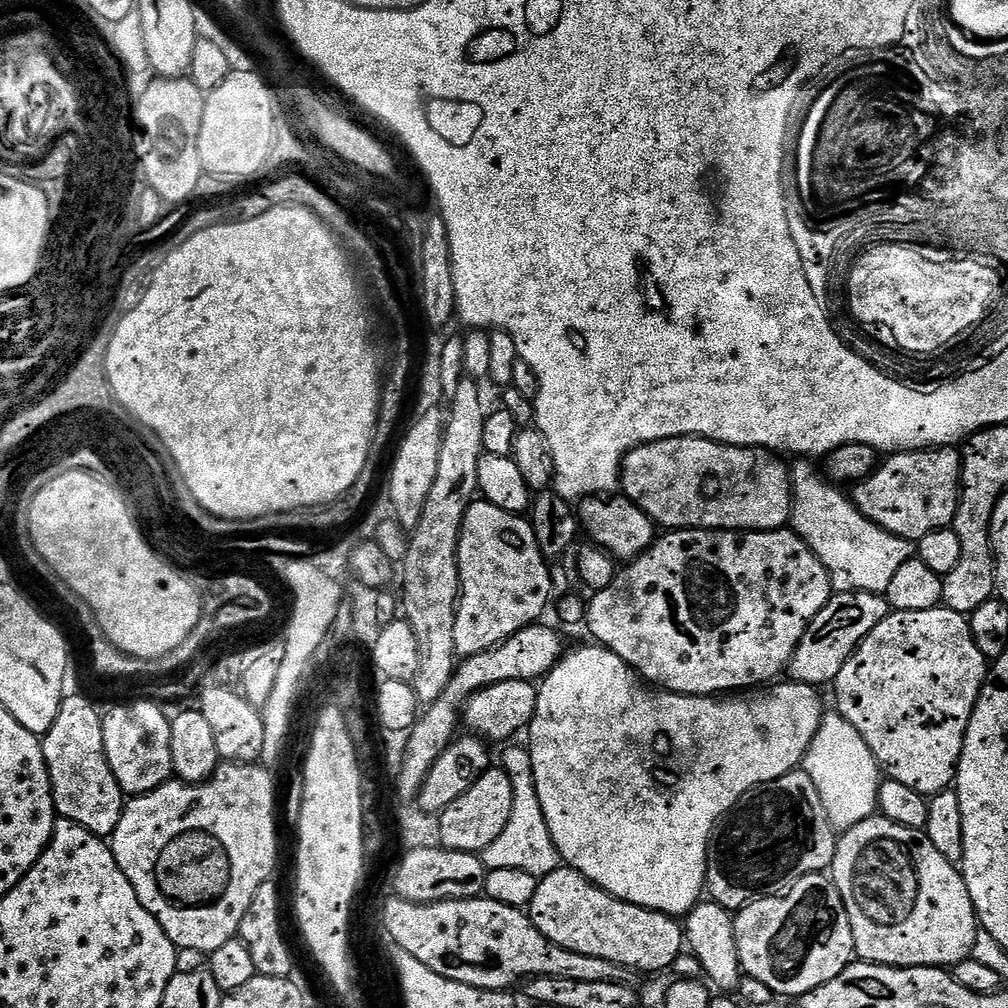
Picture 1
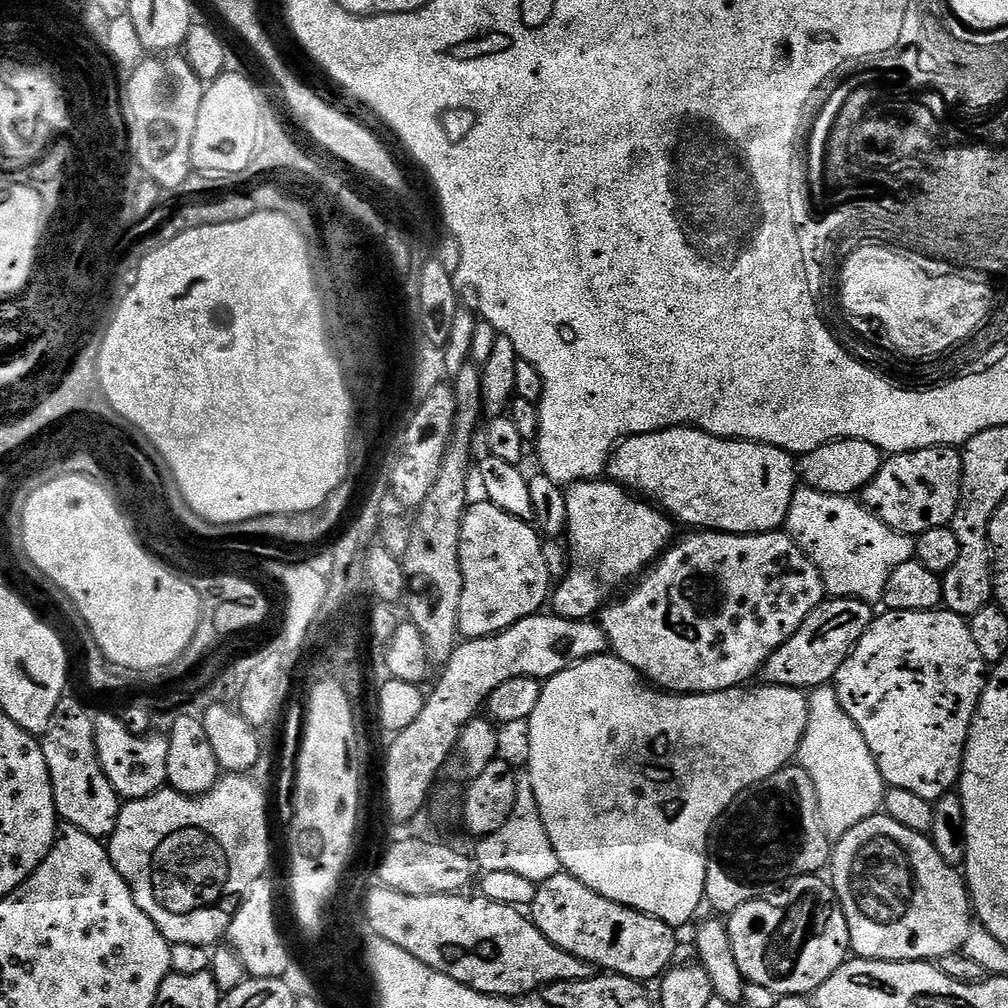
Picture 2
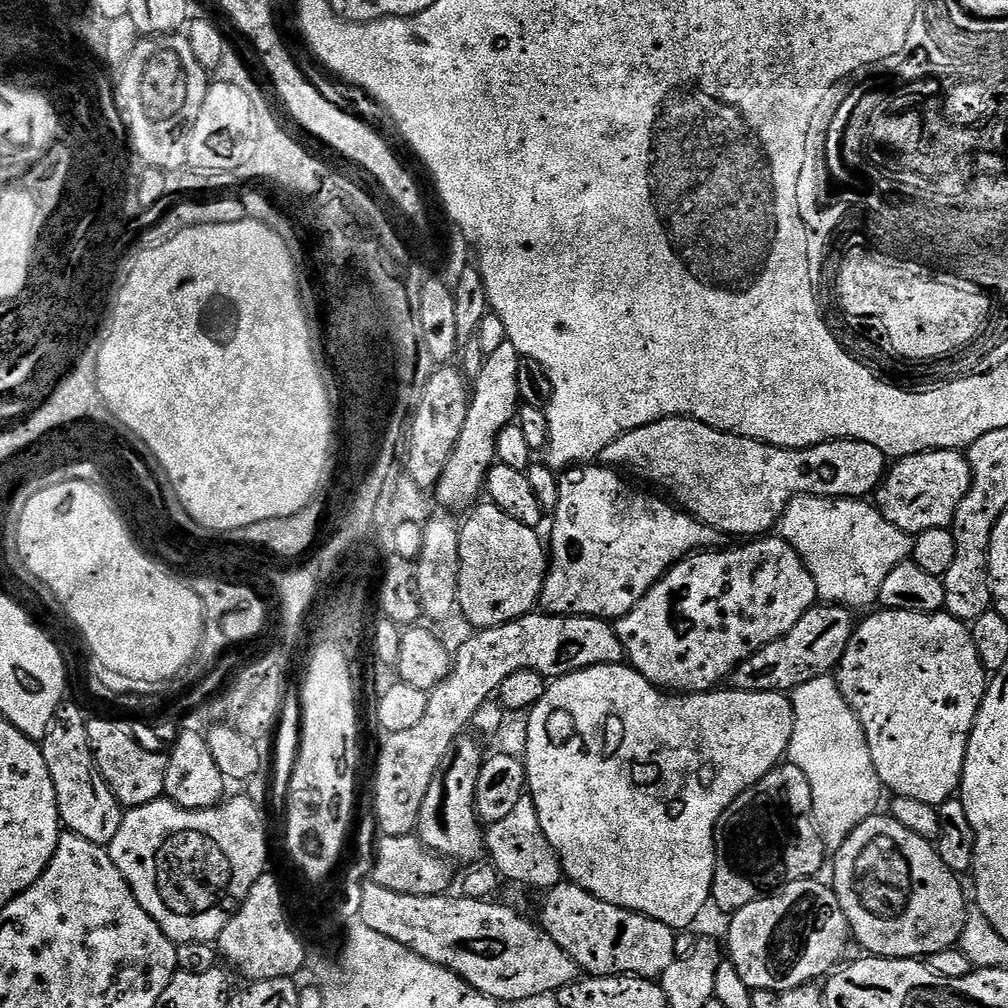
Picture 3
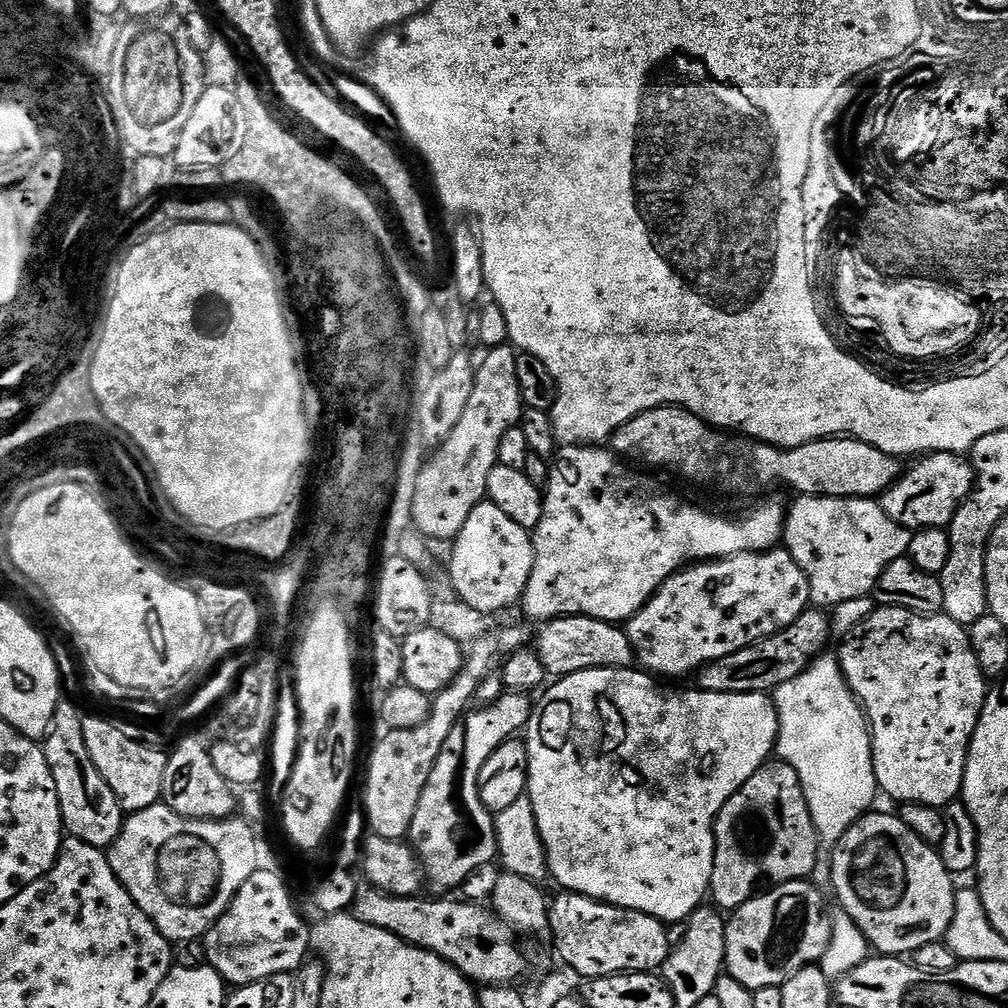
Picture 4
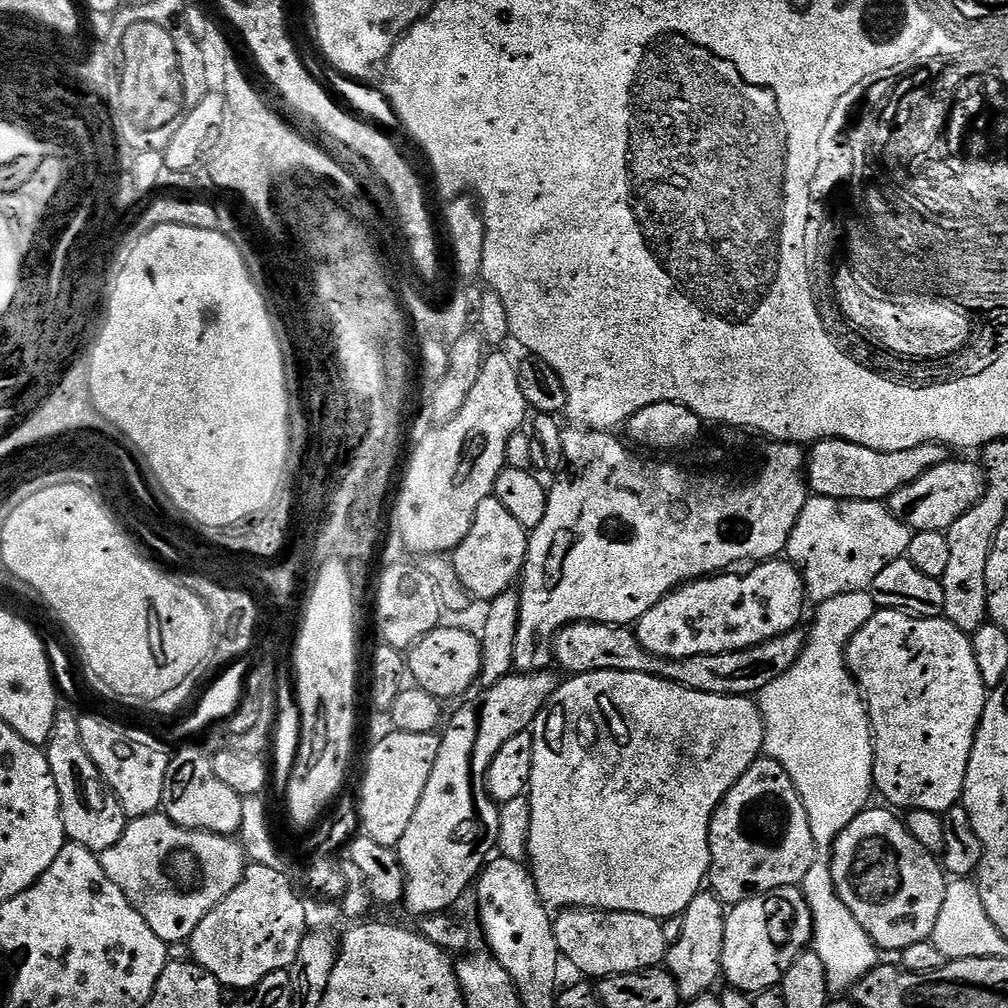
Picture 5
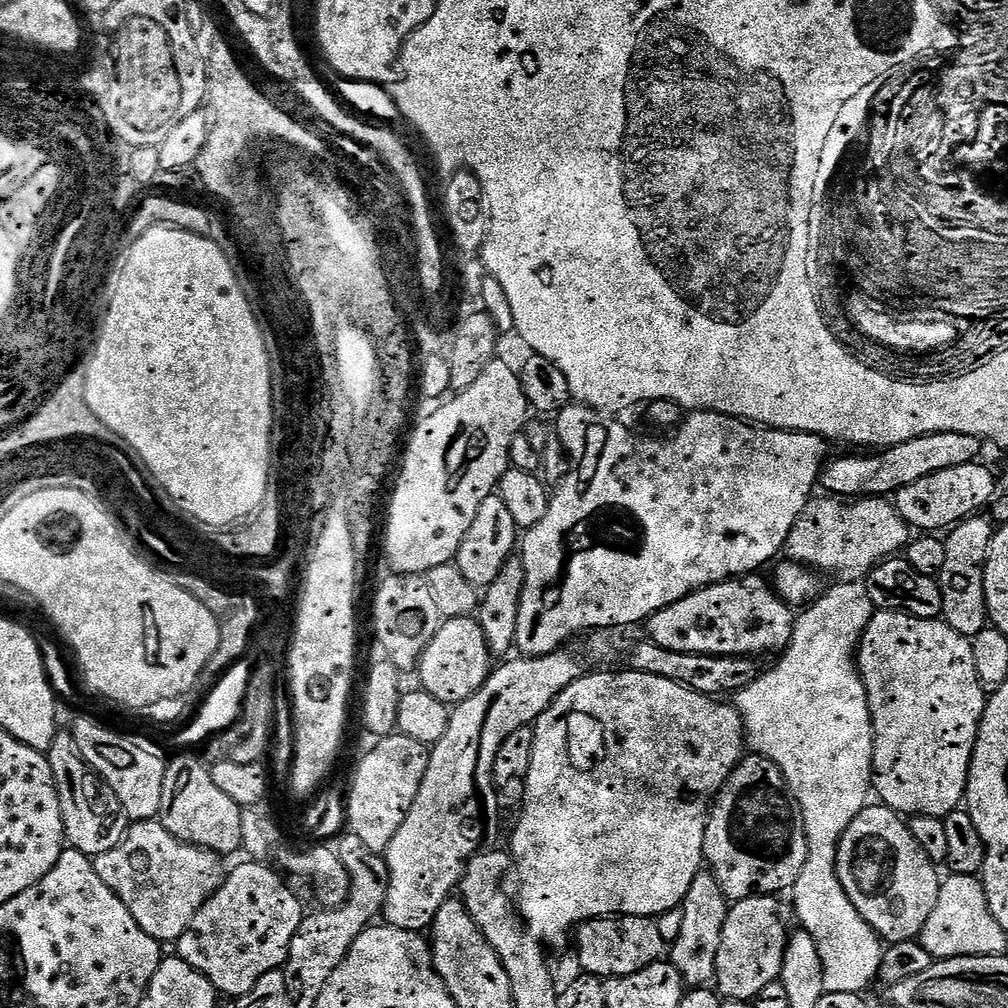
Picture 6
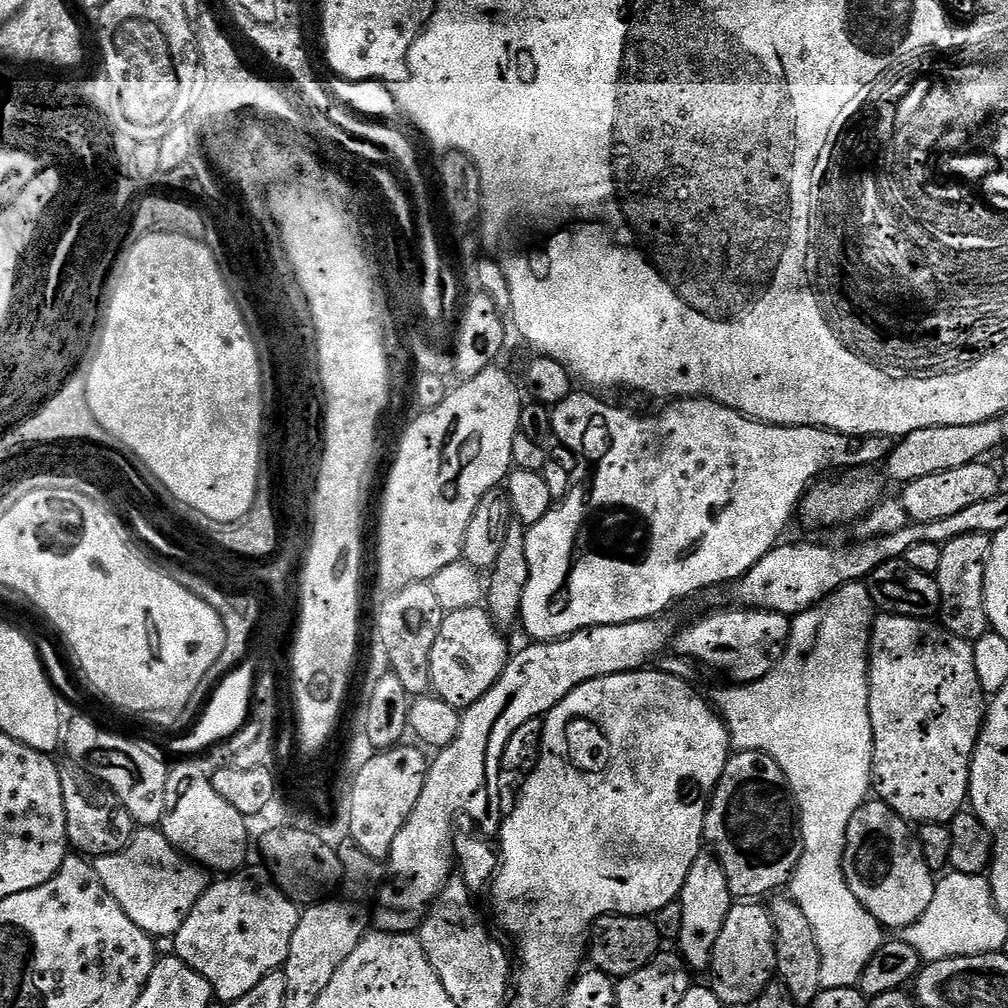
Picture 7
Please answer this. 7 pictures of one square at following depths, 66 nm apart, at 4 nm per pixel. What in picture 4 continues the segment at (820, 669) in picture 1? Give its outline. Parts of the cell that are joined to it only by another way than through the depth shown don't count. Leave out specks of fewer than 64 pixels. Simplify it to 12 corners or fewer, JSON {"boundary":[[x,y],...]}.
{"boundary":[[824,610],[699,669],[699,691],[775,693],[833,639]]}

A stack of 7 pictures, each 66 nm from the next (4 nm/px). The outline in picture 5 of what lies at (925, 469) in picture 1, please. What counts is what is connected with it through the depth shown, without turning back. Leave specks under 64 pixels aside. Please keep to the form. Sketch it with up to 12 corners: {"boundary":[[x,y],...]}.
{"boundary":[[949,458],[891,496],[913,532],[947,533],[984,497],[979,463]]}

